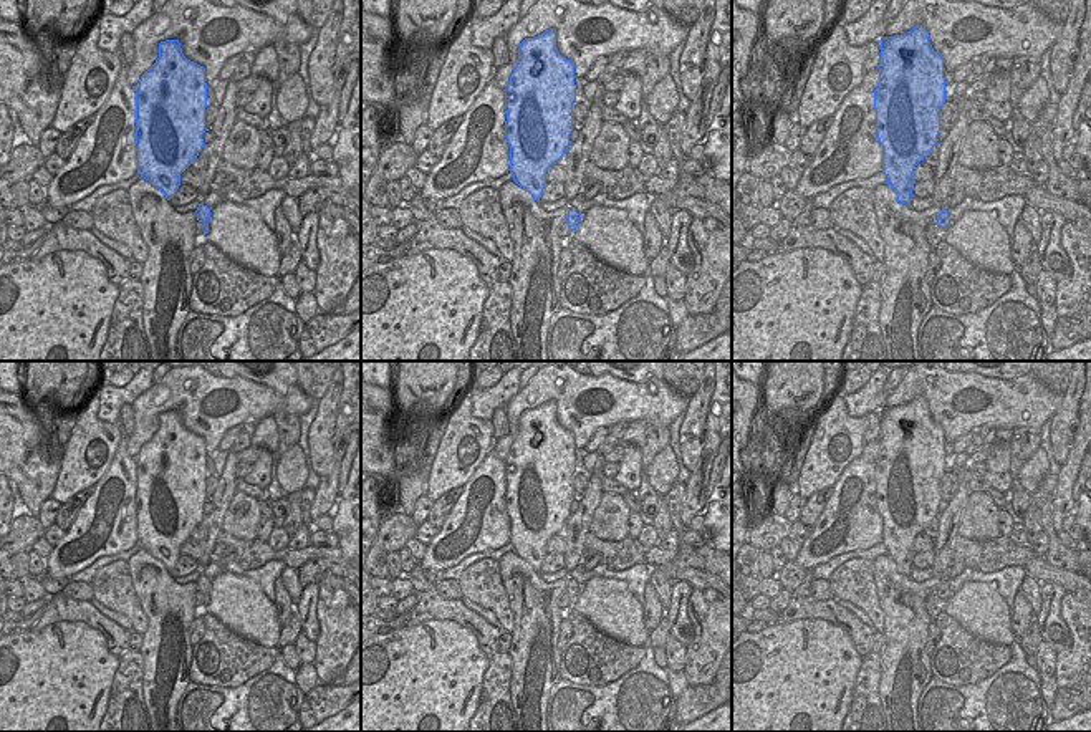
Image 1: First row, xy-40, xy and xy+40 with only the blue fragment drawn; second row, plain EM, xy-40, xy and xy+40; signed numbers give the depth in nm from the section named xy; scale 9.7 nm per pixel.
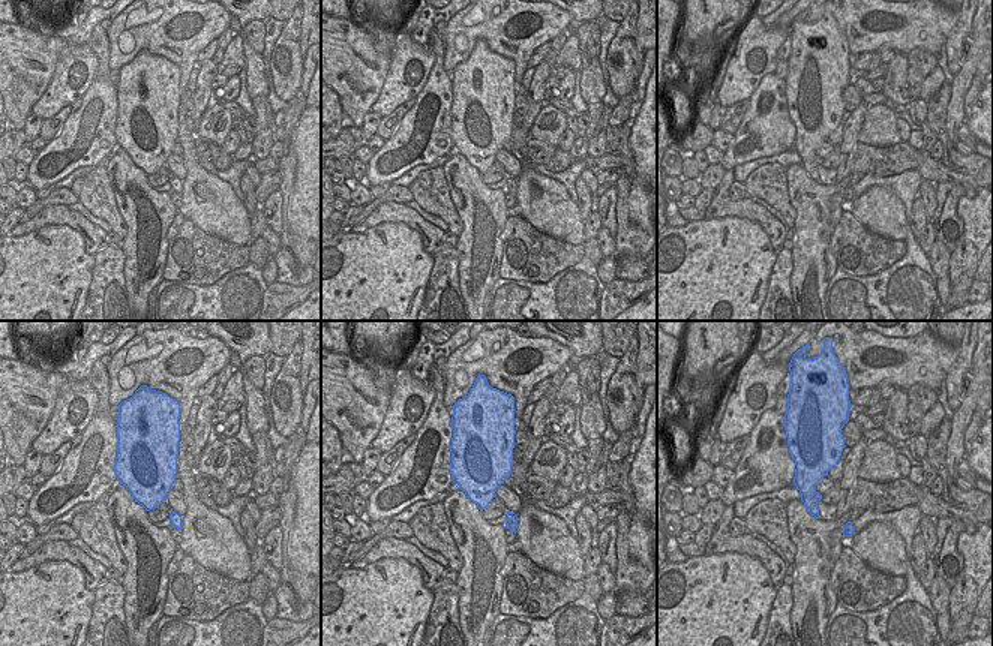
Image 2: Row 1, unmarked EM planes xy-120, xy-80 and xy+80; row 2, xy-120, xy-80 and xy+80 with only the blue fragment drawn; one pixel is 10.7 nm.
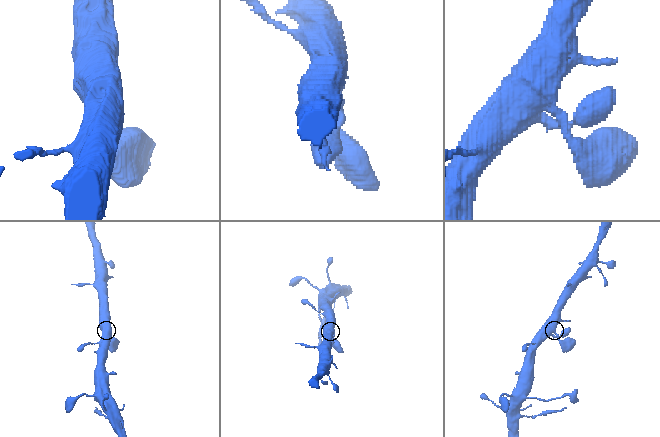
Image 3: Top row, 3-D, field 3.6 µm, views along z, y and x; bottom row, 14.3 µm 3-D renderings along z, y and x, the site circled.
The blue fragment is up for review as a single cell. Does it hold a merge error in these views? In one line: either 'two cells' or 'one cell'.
one cell

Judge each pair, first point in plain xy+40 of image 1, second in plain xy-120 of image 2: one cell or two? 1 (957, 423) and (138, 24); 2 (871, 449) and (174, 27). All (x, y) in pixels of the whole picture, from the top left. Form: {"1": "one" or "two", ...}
{"1": "one", "2": "one"}

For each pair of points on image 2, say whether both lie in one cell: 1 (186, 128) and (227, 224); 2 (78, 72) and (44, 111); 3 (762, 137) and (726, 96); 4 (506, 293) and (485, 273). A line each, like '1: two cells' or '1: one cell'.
1: one cell
2: one cell
3: two cells
4: two cells

